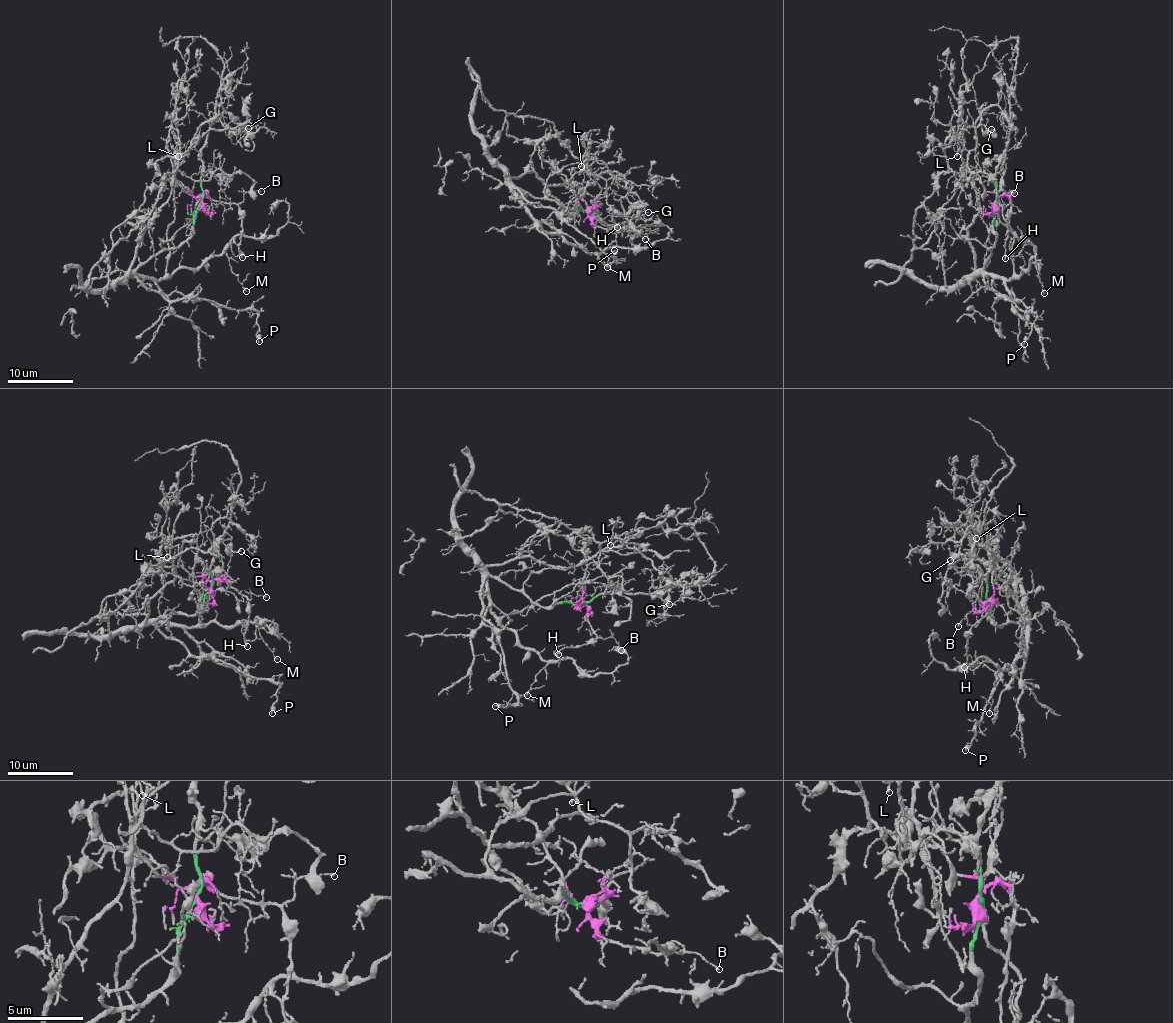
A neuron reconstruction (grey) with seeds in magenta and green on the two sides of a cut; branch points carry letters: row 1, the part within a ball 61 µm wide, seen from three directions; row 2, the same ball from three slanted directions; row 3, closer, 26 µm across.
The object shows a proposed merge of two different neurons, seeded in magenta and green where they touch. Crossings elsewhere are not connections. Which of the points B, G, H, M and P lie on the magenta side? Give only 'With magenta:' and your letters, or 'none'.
With magenta: B, G, H

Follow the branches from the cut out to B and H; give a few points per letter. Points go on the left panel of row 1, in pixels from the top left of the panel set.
B: (201, 203), (200, 195), (217, 202), (240, 203), (247, 192), (261, 192)
H: (201, 203), (200, 195), (205, 195), (212, 200), (234, 203), (239, 208), (242, 236), (238, 251), (243, 257)

